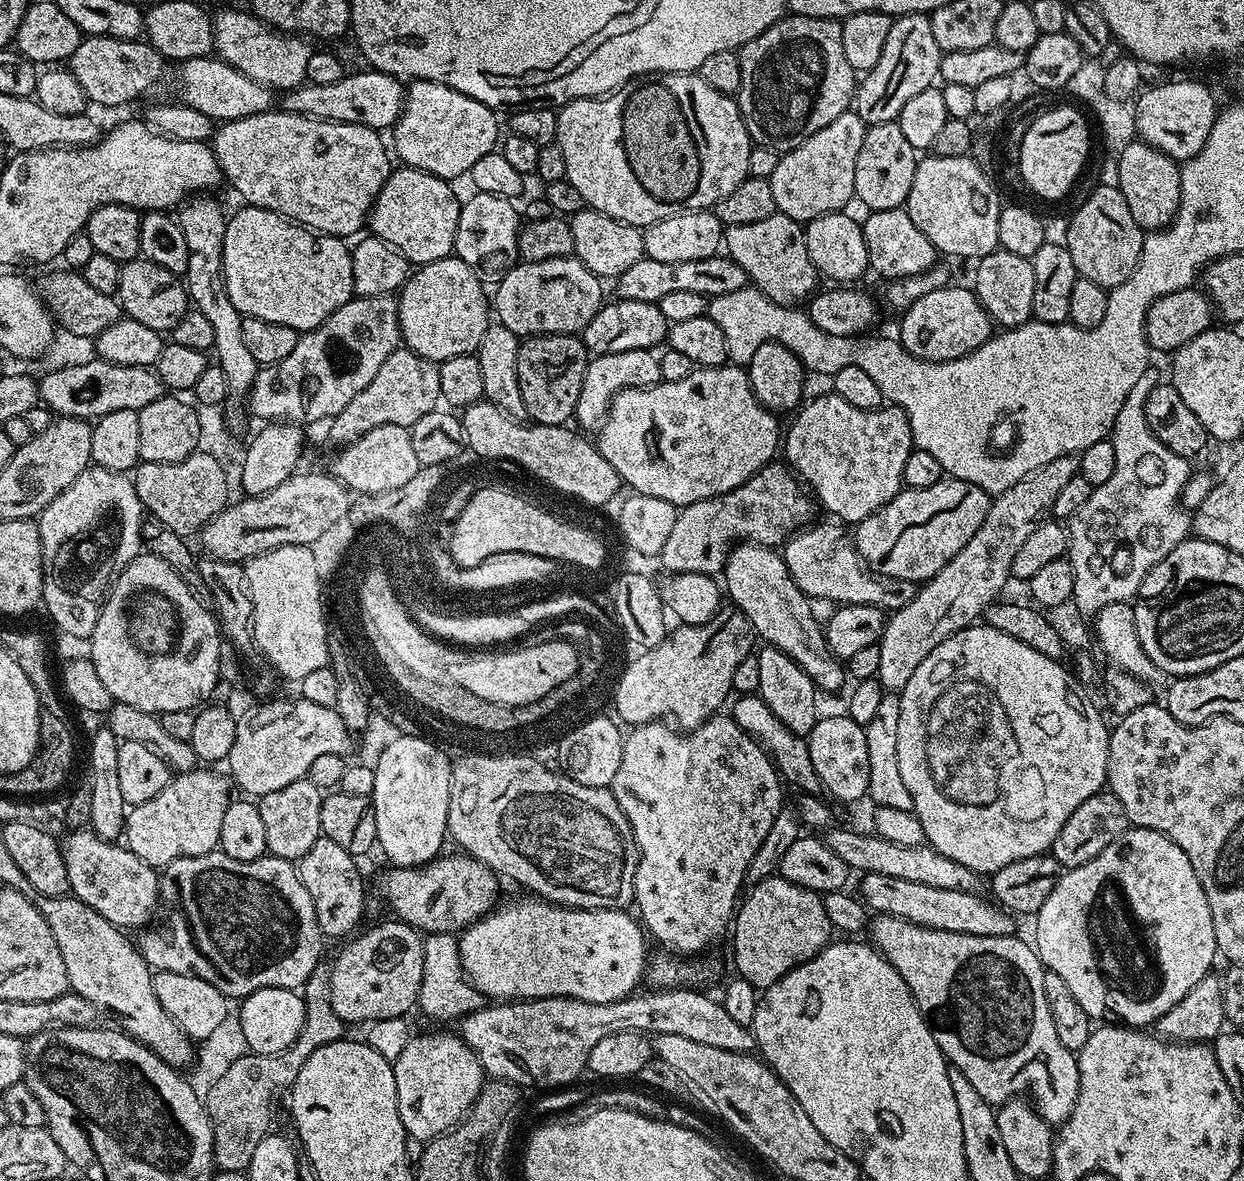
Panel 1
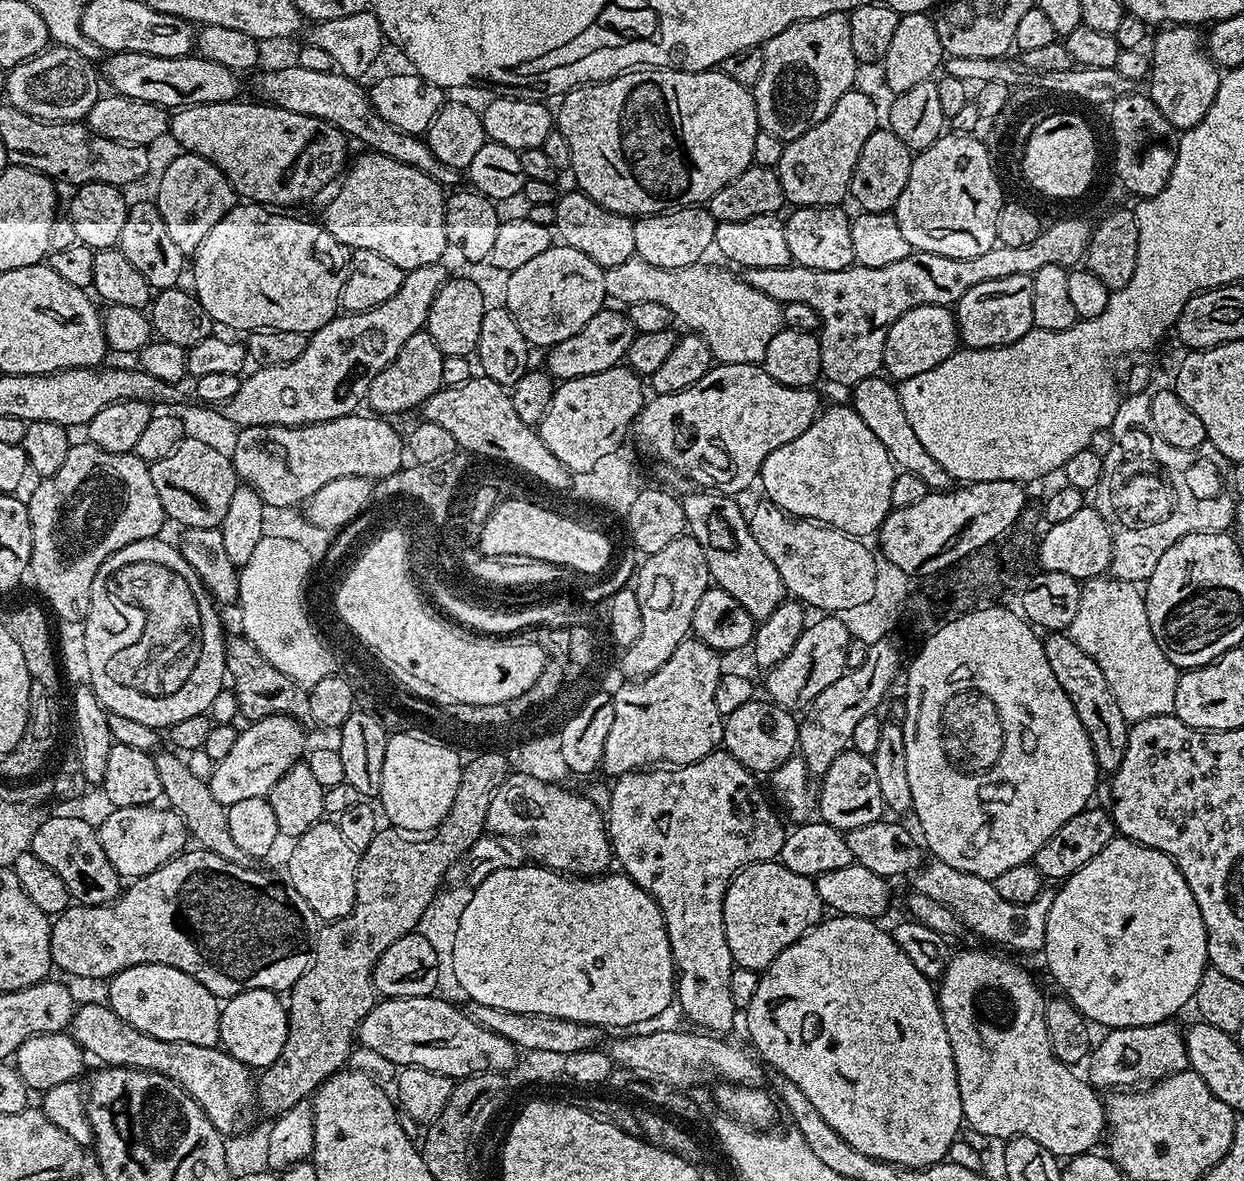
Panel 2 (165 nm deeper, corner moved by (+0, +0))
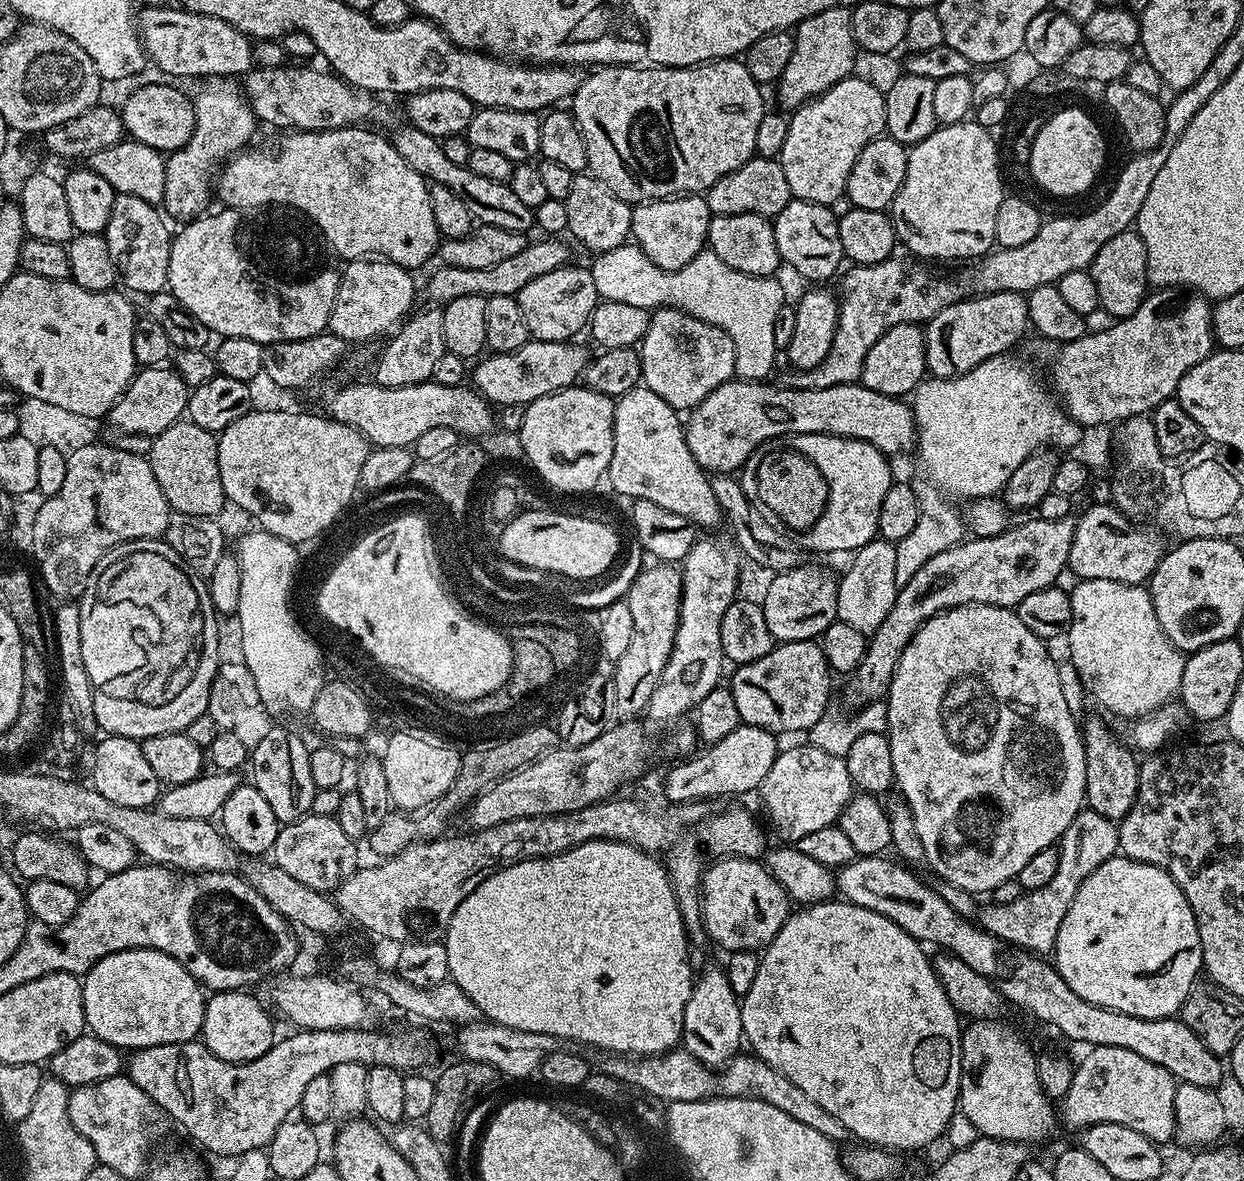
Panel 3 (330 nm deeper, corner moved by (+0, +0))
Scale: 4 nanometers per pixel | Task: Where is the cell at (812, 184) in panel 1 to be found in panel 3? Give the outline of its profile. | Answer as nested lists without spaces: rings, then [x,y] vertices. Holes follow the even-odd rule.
[[[859,74],[847,76],[821,96],[807,100],[802,107],[795,109],[788,121],[786,142],[778,157],[793,197],[835,205],[835,200],[847,193],[850,170],[854,170],[858,154],[862,154],[870,142],[885,135],[885,122],[884,92]]]

